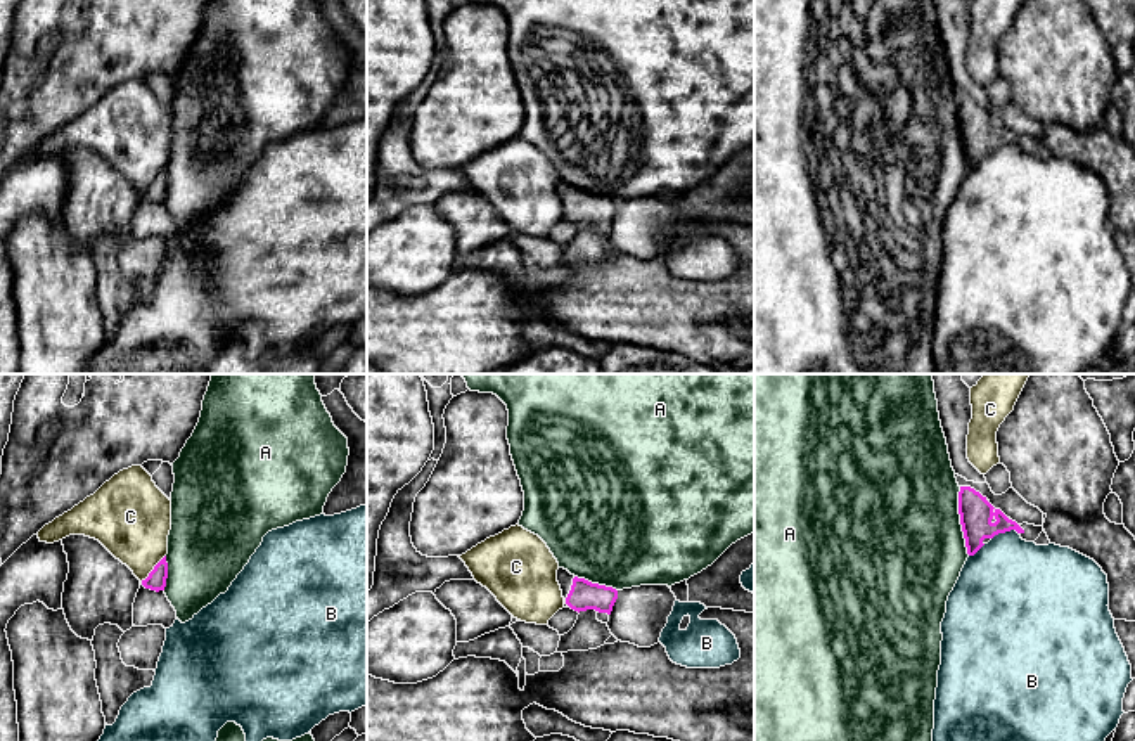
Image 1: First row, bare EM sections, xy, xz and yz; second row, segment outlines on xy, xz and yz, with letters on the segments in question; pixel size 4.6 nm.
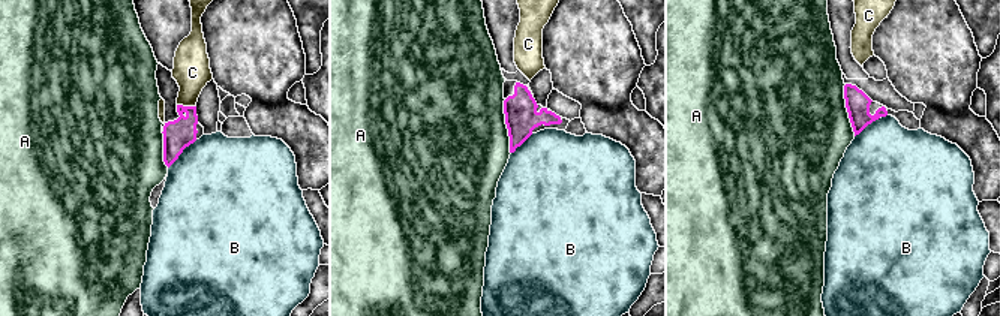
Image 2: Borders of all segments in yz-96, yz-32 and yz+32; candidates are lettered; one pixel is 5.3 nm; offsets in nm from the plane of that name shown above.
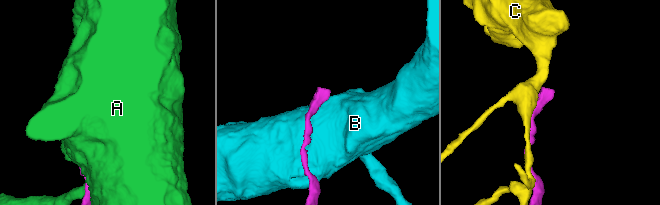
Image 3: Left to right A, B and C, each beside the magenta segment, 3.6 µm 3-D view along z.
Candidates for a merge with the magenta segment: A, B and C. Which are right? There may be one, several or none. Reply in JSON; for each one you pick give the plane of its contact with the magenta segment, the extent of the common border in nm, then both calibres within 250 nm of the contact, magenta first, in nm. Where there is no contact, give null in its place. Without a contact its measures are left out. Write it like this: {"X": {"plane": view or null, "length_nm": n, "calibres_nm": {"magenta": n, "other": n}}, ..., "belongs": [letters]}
{"belongs": []}

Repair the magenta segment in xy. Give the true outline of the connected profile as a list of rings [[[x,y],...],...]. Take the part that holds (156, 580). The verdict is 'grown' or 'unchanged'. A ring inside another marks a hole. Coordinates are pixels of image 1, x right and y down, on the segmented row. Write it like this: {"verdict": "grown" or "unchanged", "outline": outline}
{"verdict": "unchanged", "outline": [[[166,556],[154,566],[154,570],[149,573],[145,580],[142,580],[142,585],[151,590],[164,590],[168,578],[168,563]]]}

